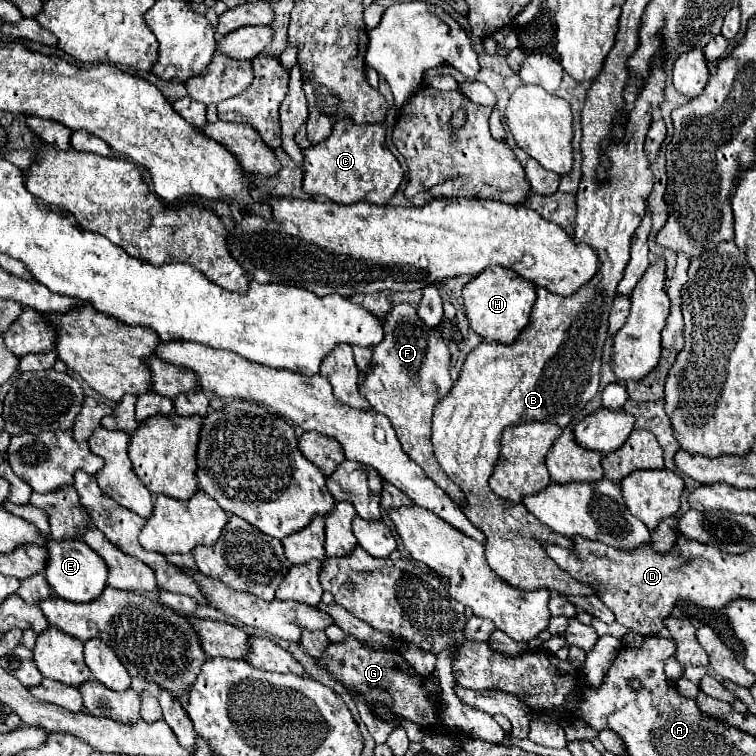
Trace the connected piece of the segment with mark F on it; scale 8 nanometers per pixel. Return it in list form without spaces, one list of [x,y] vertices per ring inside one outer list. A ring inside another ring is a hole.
[[[409,304],[393,306],[389,316],[383,320],[383,330],[385,338],[373,350],[371,368],[365,372],[359,384],[359,394],[367,398],[375,412],[385,414],[391,420],[405,454],[413,462],[417,462],[425,470],[425,474],[441,490],[445,490],[453,502],[457,502],[459,508],[465,508],[465,496],[461,488],[447,478],[447,474],[435,460],[431,444],[433,408],[453,386],[453,380],[449,376],[449,348],[435,330],[429,330],[423,324],[417,310]]]

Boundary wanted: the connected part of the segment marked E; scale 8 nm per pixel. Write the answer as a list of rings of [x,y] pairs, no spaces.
[[[49,540],[47,550],[49,550],[49,562],[45,568],[45,578],[59,598],[65,598],[75,604],[87,604],[95,598],[99,598],[99,592],[103,592],[107,586],[109,570],[105,566],[105,562],[85,542],[81,542],[81,540],[63,540],[63,542]]]

